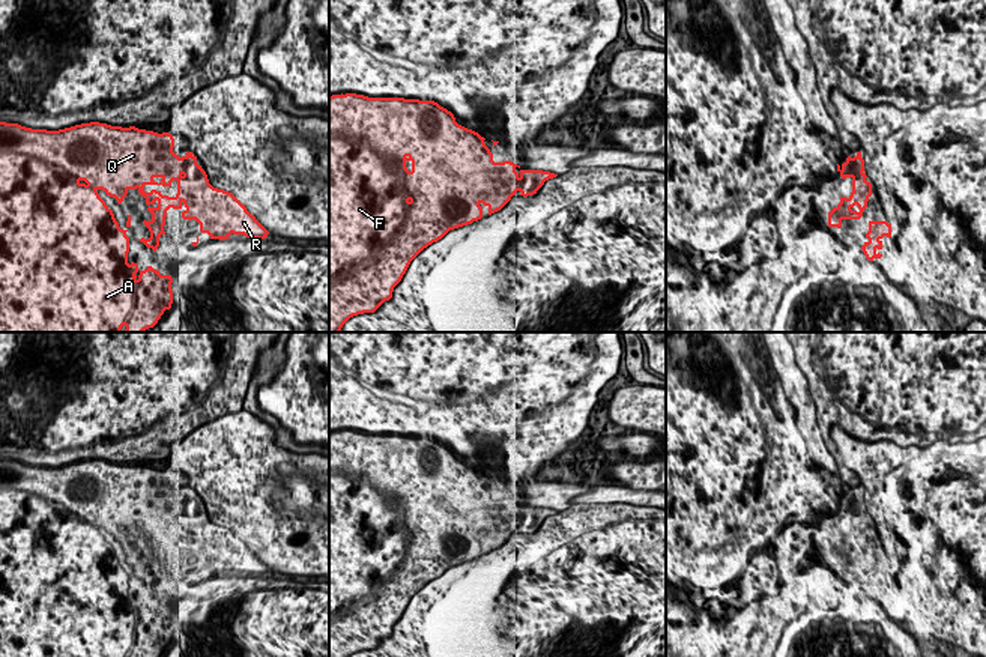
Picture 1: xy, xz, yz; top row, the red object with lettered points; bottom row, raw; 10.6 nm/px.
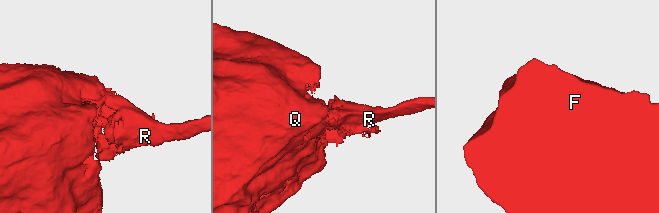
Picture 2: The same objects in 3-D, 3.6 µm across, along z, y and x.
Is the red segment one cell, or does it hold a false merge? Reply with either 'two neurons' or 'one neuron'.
one neuron

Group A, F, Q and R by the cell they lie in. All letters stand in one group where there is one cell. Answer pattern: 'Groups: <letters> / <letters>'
Groups: A F Q R

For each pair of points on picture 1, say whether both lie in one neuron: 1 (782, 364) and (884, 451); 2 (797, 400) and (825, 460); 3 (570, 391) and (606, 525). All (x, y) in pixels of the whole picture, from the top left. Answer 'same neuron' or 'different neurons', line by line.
1: different neurons
2: same neuron
3: different neurons

